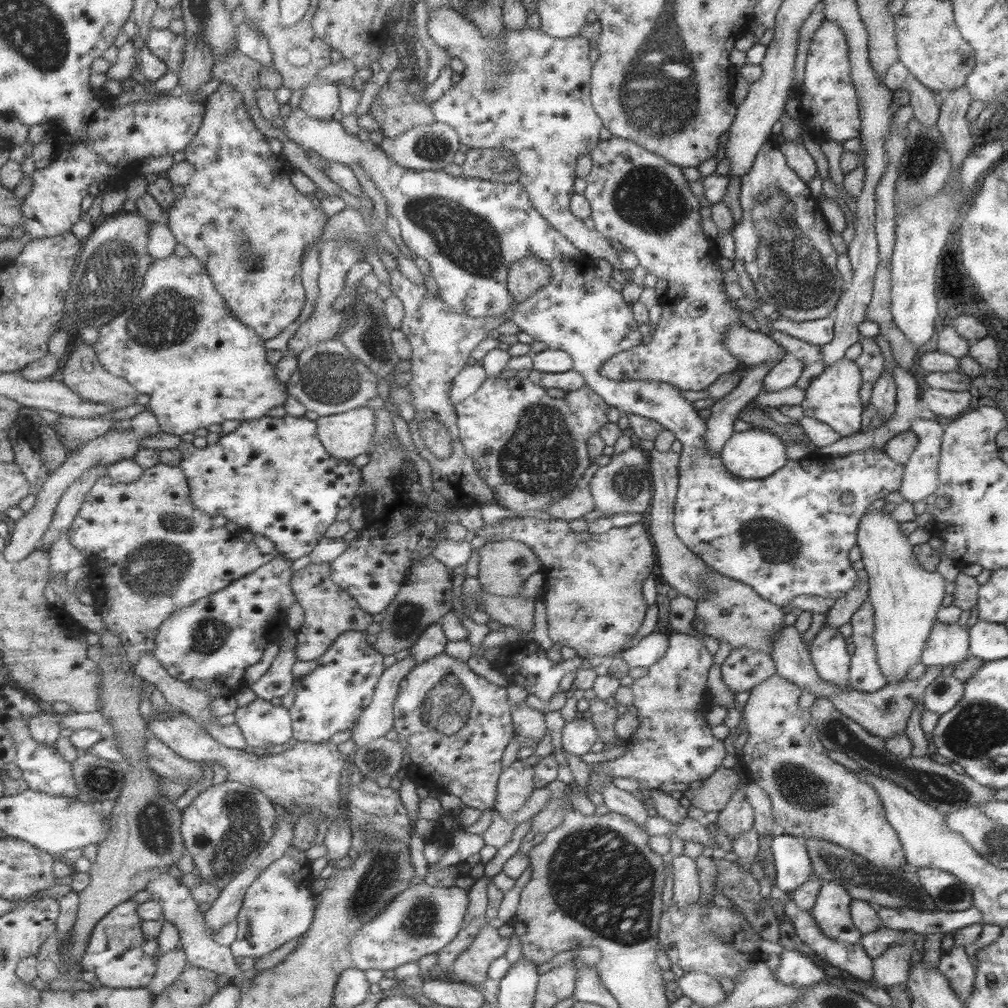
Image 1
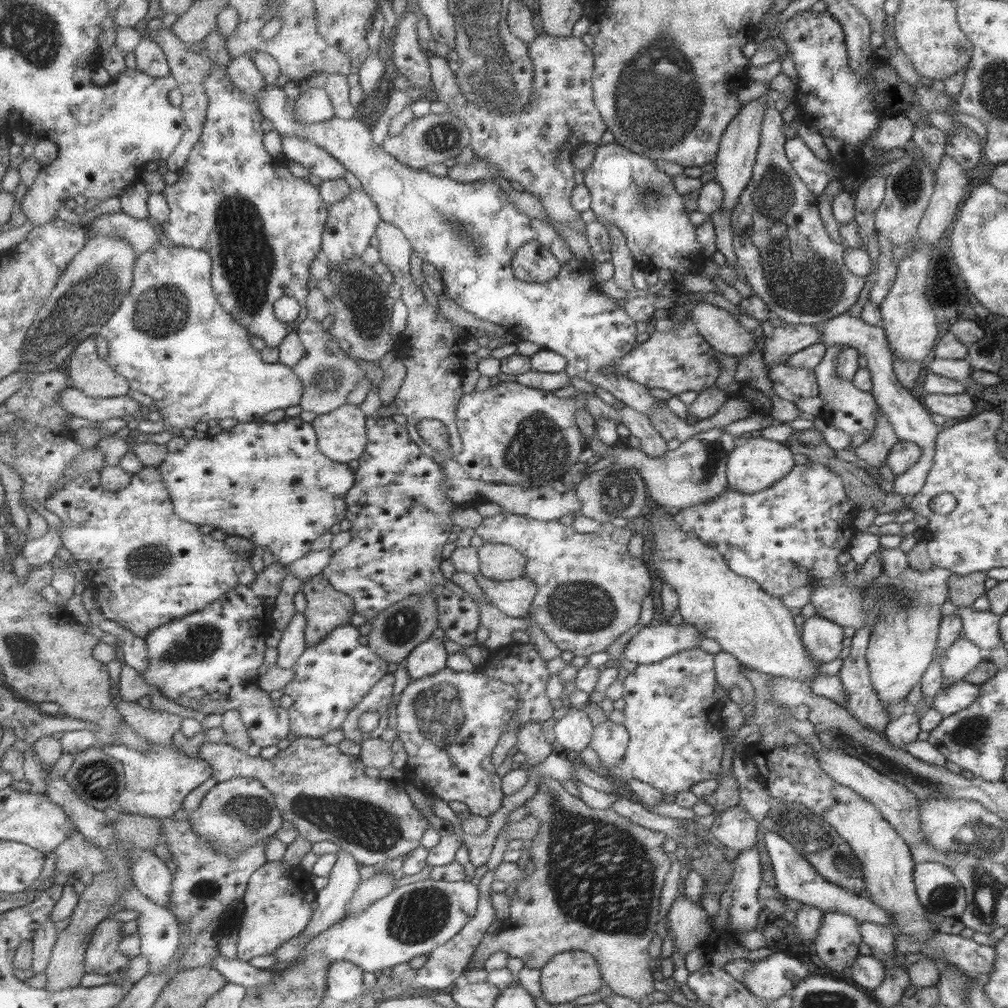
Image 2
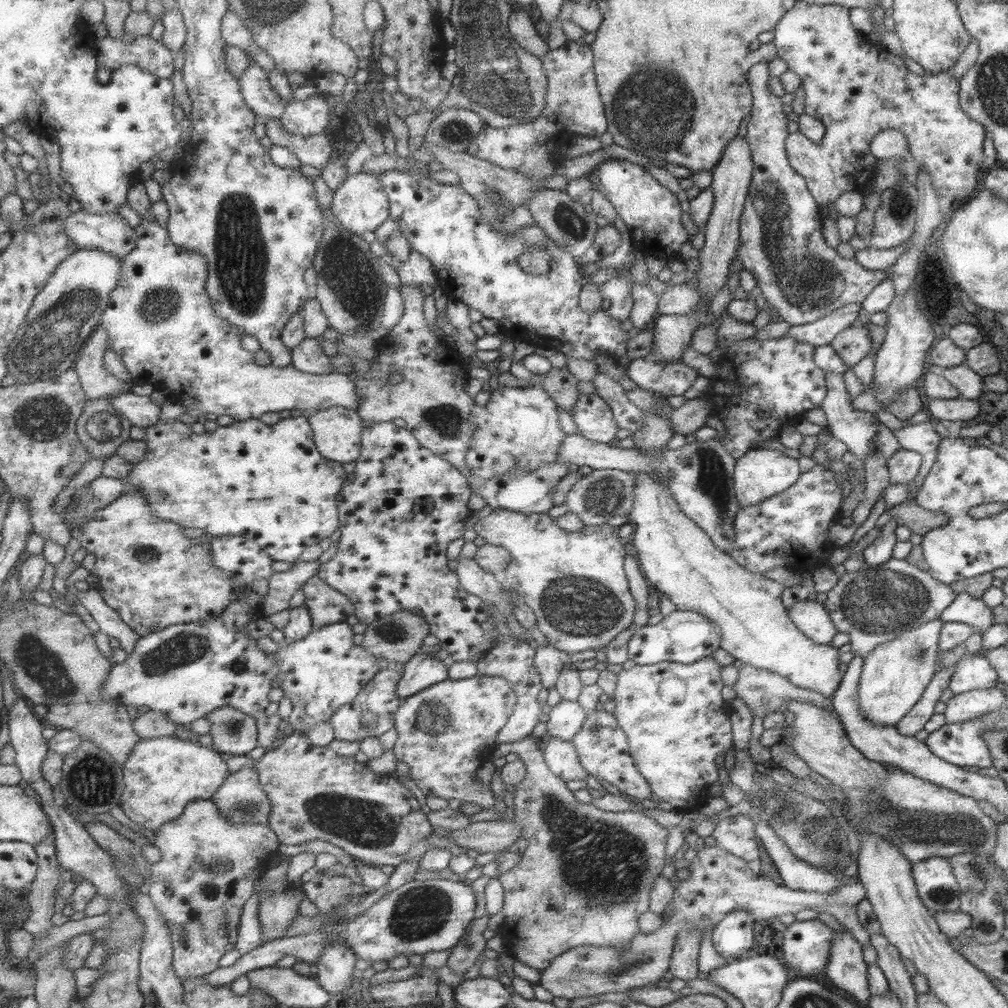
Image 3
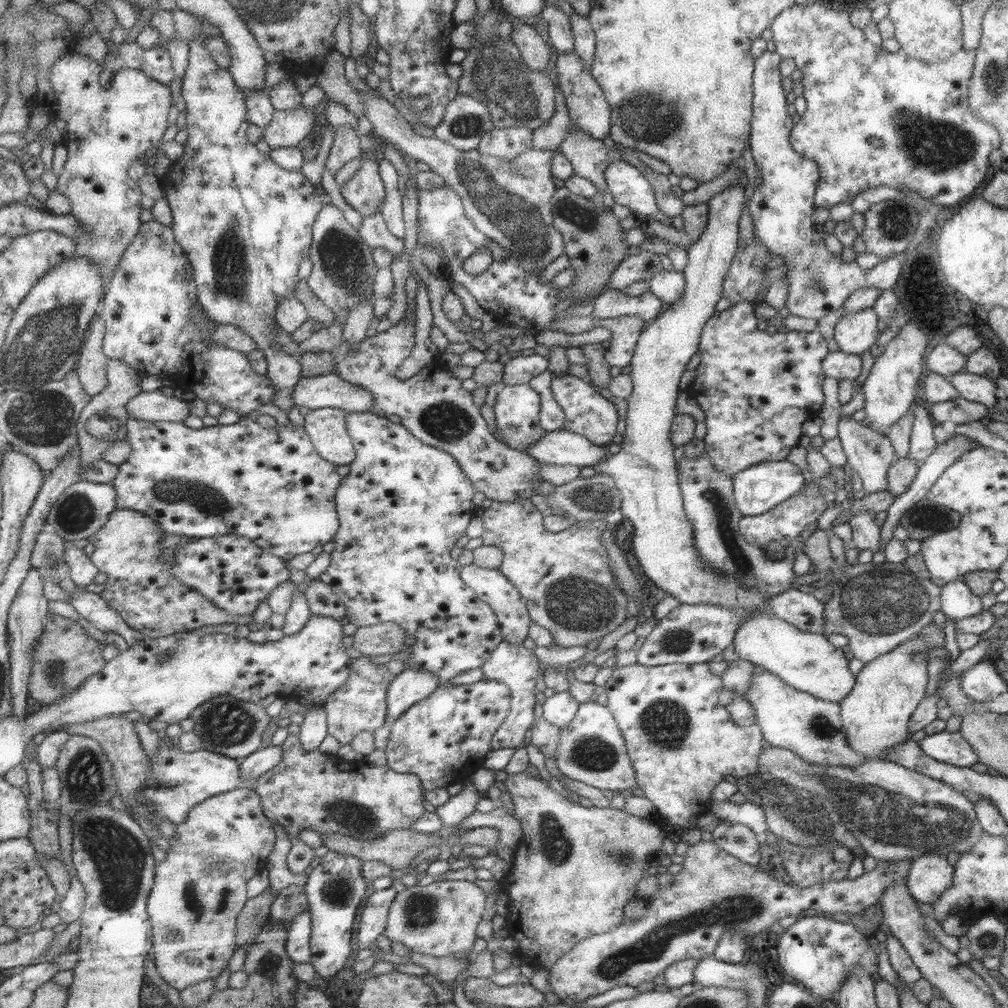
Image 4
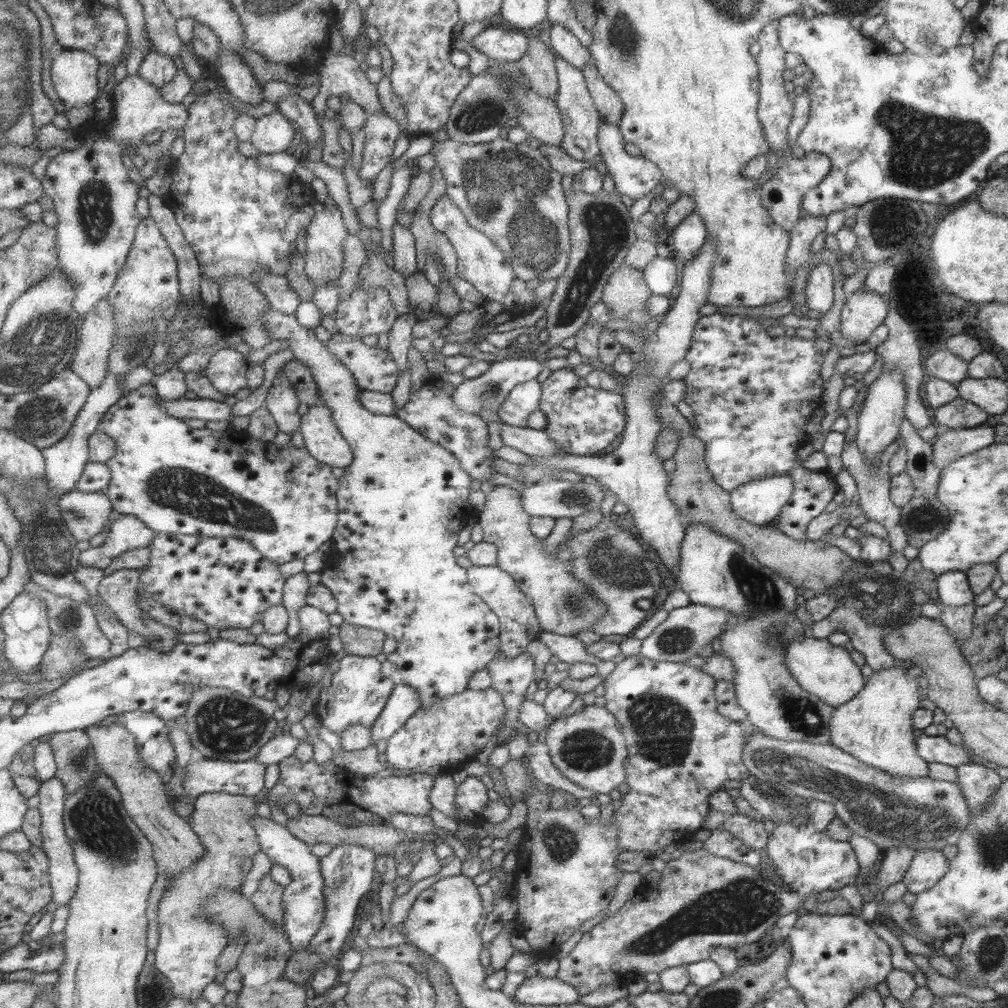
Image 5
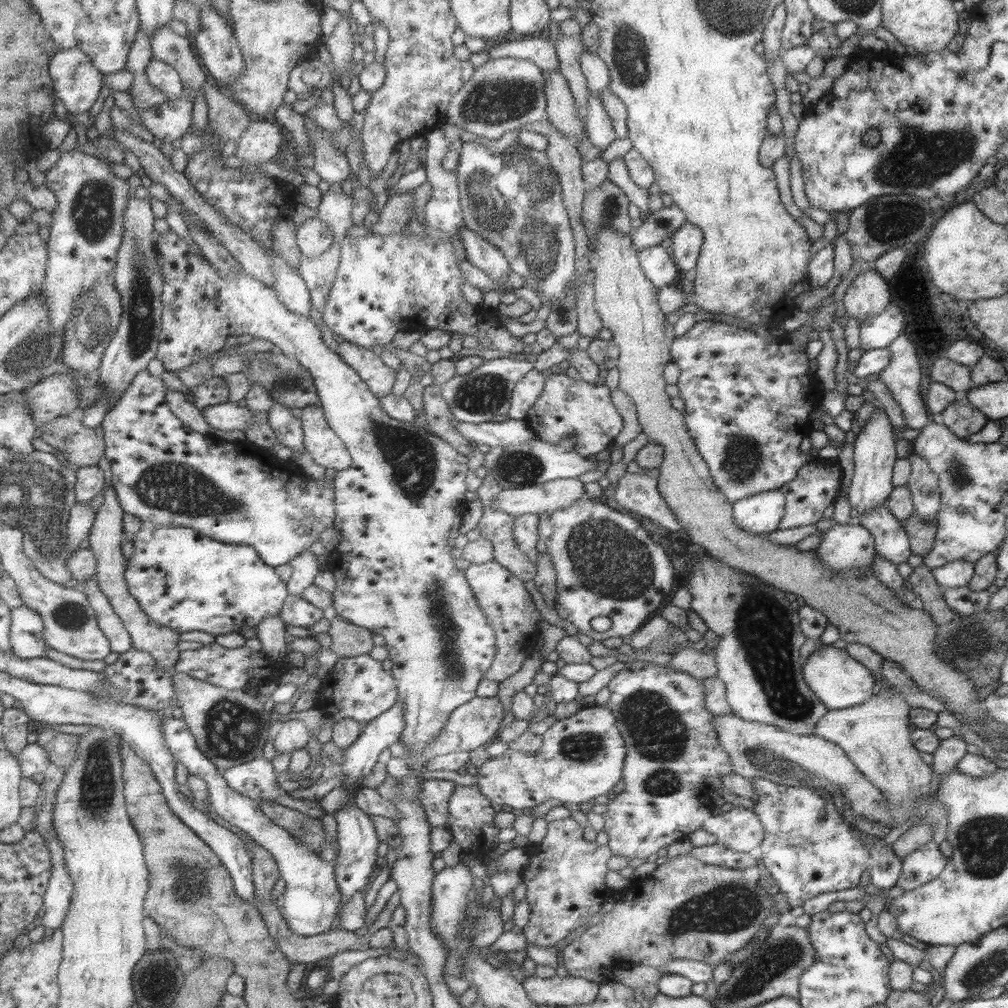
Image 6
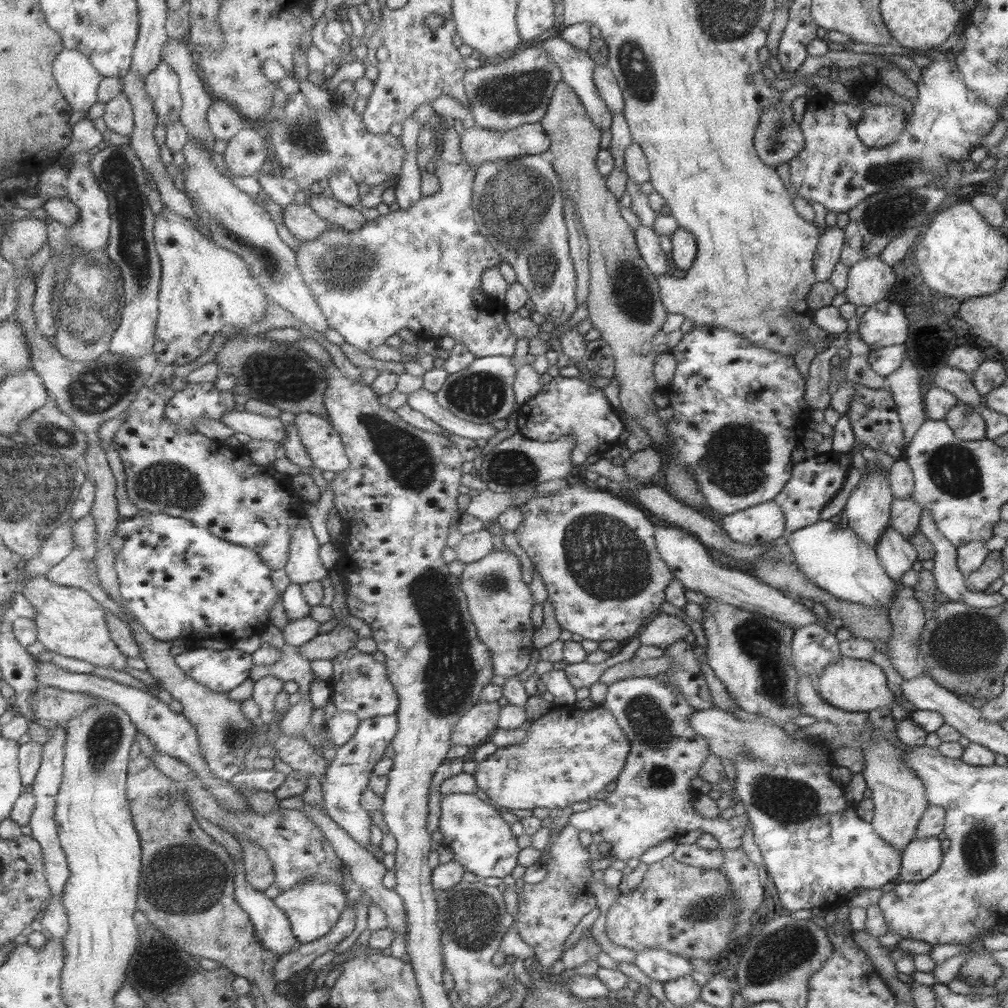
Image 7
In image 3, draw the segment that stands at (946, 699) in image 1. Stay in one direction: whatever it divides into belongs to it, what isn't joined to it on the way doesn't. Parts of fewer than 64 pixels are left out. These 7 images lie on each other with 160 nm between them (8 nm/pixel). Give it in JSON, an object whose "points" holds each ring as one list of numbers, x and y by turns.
{"points":[[989,687,965,691,951,696,946,701,944,719,946,723,956,723,1006,705,1006,694,1000,689]]}

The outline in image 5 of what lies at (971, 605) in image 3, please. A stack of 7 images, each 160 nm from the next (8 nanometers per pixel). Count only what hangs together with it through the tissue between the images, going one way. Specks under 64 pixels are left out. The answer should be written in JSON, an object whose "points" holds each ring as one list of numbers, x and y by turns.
{"points":[[944,572,936,578,936,593,940,607,961,607,971,603,971,592,964,572]]}

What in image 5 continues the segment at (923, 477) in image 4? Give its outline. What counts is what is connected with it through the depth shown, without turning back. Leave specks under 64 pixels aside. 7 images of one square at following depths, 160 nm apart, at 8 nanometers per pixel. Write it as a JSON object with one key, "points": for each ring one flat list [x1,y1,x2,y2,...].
{"points":[[983,425,959,430,947,429,932,442,932,463,939,469,965,454,993,443,993,428]]}

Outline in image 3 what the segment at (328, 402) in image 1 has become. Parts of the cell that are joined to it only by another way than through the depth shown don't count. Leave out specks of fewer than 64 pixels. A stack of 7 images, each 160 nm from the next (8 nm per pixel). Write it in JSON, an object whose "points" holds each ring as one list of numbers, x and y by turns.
{"points":[[307,338,297,349,292,351,295,366,303,372,311,374,333,373,335,367,317,338]]}

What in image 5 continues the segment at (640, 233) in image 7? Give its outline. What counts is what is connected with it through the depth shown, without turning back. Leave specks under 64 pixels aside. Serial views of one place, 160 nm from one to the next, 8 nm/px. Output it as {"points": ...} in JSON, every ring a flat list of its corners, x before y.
{"points":[[672,255,665,258,654,256,647,266,643,266,642,274,651,295,668,297,677,284,677,266]]}

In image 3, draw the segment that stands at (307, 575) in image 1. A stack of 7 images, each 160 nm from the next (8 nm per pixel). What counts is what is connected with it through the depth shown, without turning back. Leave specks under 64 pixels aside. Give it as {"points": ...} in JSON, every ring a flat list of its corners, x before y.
{"points":[[319,574,311,577,303,586,305,605,311,611,314,628,345,622,356,614,354,602,344,592,327,584]]}

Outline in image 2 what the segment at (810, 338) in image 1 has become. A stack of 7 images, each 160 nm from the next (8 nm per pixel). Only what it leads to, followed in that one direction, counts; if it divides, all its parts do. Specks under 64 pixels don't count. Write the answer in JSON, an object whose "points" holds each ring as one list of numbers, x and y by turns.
{"points":[[847,313,835,316,830,320,818,323,819,340,817,343,827,345,835,344,843,347,856,349,860,355,866,358,866,367,869,369,872,380,871,394,874,396,874,402,878,409,887,416,887,422,894,428,895,436,898,440,908,440,914,442,920,449,921,454,918,461,912,467,907,468,905,472,894,475,892,492,899,496,909,496,917,494,924,485,927,471,931,468,936,436,940,430,932,422,931,413,916,400,897,379,892,369,890,352,888,351,885,332,881,327,869,326,860,319,853,318]]}

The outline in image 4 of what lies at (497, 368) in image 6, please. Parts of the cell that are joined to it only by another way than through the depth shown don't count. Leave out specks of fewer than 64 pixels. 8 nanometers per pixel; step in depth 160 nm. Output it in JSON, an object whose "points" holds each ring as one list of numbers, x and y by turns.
{"points":[[539,354,535,356,513,355,512,359,506,363,504,381,497,384,499,390,506,386,527,384,537,375,548,371,550,359]]}

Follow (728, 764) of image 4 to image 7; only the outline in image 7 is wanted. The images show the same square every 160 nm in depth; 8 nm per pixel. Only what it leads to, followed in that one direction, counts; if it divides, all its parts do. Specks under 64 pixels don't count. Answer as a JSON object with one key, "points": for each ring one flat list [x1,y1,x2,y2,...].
{"points":[[661,675,623,678,606,685,606,695,601,706,608,709,615,717,616,723,623,729,625,736,632,742,624,768,617,776,615,789,597,806,591,806,583,812,573,812,570,824,573,828,588,831,591,835,599,834,602,840,609,843,610,852,617,860,638,859,647,848,655,846,661,840,677,838,692,830,701,830,711,834,718,841,718,848,735,850,741,848,741,836,748,825,746,814,733,816,727,820,703,818,695,812,693,799,697,792,691,789,691,780,696,778,703,760,709,757,709,748,704,736,698,735,690,725,690,716,694,708,687,704,682,692,677,687,664,681]]}

